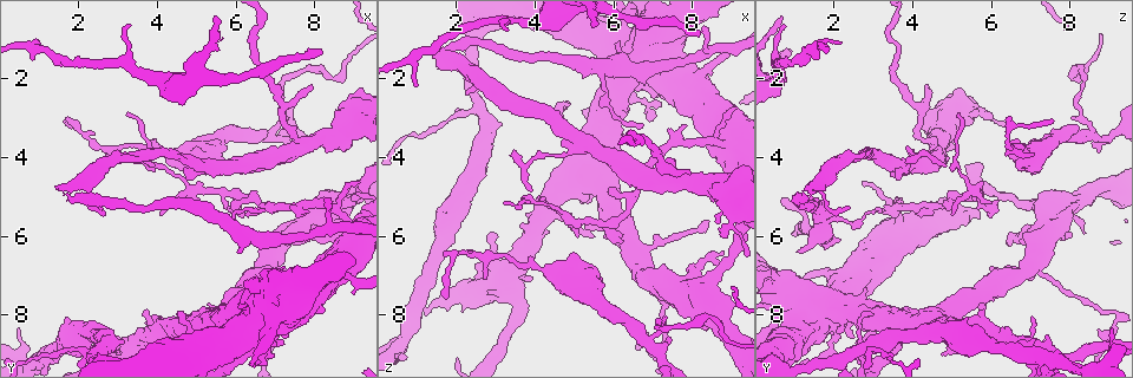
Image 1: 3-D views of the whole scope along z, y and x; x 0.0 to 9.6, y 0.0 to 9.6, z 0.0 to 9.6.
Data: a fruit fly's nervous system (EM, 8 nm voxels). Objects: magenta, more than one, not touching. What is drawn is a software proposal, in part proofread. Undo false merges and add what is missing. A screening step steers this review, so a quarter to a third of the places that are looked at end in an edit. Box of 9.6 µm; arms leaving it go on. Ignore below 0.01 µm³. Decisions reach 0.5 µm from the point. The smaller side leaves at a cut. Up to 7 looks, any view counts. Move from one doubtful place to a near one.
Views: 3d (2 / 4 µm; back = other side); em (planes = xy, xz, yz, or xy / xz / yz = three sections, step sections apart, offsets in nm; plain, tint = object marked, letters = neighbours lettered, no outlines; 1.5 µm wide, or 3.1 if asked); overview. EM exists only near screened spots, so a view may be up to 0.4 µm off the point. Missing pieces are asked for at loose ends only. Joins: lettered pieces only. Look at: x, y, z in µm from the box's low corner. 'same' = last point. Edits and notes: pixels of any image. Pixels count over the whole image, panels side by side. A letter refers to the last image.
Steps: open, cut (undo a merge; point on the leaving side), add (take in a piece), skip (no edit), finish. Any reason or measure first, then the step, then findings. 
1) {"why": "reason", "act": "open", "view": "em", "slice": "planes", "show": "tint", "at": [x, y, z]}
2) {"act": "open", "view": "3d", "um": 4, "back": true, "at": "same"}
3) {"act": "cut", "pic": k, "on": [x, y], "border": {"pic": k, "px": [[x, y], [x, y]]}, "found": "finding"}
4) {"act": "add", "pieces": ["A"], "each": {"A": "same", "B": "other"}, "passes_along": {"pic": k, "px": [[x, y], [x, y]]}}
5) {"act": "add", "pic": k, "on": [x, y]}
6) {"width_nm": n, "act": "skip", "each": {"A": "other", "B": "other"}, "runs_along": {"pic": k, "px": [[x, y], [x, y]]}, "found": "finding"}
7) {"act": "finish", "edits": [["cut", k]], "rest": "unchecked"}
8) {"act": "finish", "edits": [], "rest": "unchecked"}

{"why": "tapers out", "act": "open", "view": "3d", "um": 2, "at": [5.90, 5.25, 4.90]}

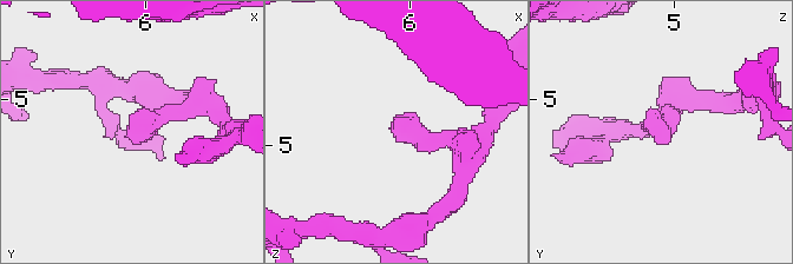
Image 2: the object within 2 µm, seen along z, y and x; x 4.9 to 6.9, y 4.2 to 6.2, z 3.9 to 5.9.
{"why": "shape alone is not enough", "act": "open", "view": "em", "slice": "planes", "show": "plain", "at": [5.90, 5.32, 4.88]}

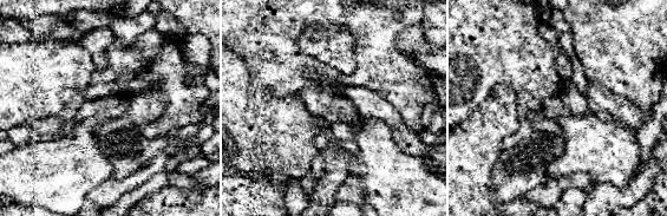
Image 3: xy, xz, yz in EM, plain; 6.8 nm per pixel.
{"why": "what lies round it", "act": "open", "view": "em", "slice": "planes", "show": "letters", "at": "same"}

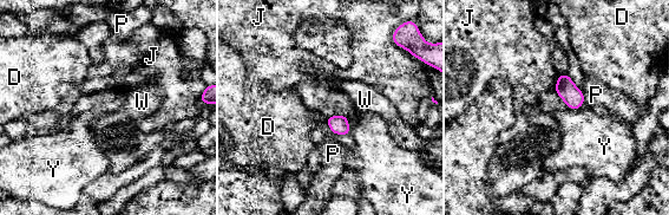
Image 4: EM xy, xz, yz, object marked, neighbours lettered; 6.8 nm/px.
{"width_nm": 130, "act": "skip", "each": {"D": "other", "J": "other", "P": "other", "W": "other", "Y": "other"}, "border": {"pic": 4, "px": [[346, 116], [351, 134]]}, "found": "no lettered piece goes on from it"}

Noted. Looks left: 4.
{"why": "branch stops here", "act": "open", "view": "3d", "um": 4, "back": true, "at": [6.15, 6.45, 1.00]}

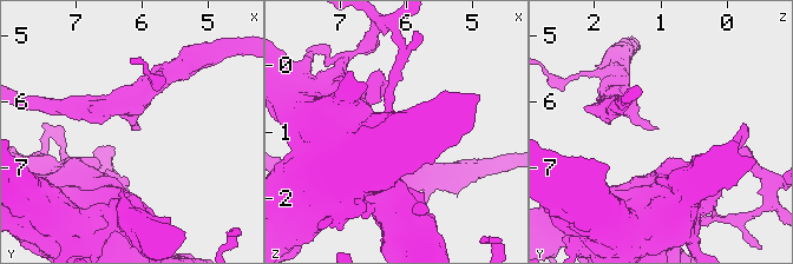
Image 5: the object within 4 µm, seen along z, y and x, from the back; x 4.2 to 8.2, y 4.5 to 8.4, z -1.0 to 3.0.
{"why": "shape alone is not enough", "act": "open", "view": "em", "slice": "planes", "show": "plain", "at": [6.15, 6.35, 1.00]}

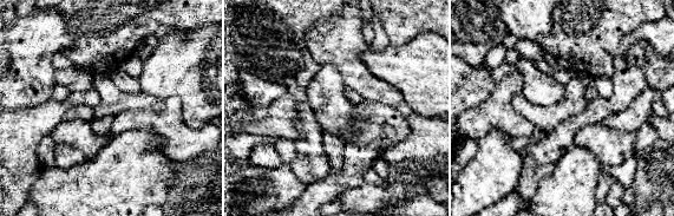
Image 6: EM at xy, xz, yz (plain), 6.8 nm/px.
{"act": "open", "view": "em", "slice": "planes", "show": "letters", "at": "same"}

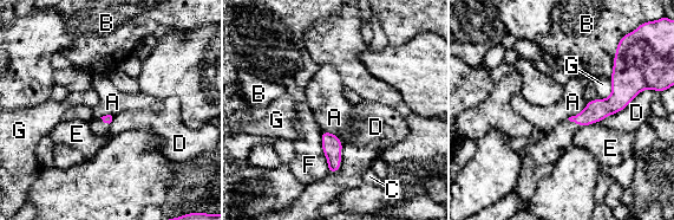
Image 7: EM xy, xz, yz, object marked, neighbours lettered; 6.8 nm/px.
{"longest_contact_nm": ["D", 360], "act": "skip", "each": {"A": "other", "B": "other", "C": "other", "D": "other", "E": "other", "F": "other", "G": "other"}, "found": "no lettered piece goes on from it"}

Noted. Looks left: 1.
{"act": "finish", "edits": [], "rest": "unchecked"}

